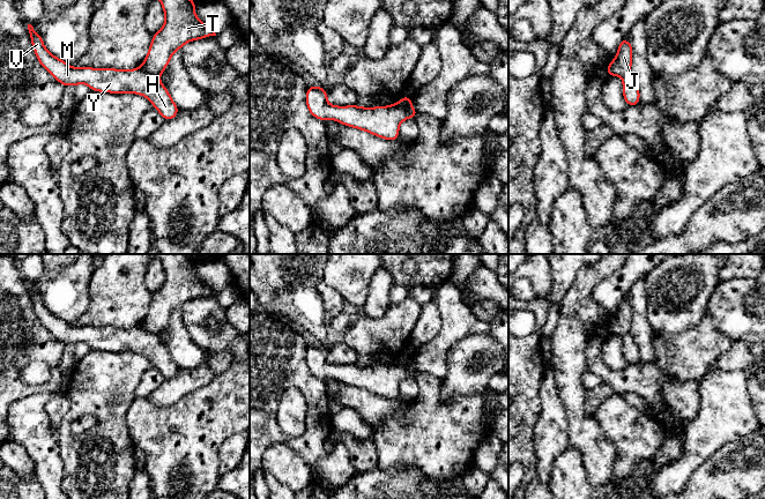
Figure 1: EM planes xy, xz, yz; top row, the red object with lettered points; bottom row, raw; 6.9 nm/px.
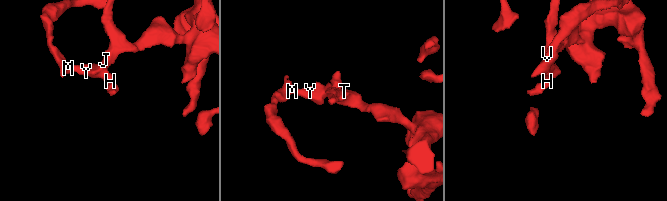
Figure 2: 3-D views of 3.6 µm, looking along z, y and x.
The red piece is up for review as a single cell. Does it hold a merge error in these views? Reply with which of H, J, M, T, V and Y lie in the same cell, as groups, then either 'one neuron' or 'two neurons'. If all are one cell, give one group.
H M V Y / J T | two neurons

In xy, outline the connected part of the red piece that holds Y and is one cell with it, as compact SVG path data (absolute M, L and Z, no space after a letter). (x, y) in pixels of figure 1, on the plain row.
M28 283L28 289L38 320L65 345L86 342L92 350L142 353L153 362L164 379L171 379L177 374L179 368L158 334L149 334L141 326L132 329L74 327L45 307L42 296L31 283Z

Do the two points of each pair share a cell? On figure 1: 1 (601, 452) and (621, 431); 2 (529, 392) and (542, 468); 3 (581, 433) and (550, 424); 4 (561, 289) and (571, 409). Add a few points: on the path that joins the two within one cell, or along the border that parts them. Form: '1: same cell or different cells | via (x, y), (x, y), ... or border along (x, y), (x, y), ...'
1: different cells | border along (595, 418), (615, 448), (613, 468)
2: different cells | border along (540, 397), (541, 412), (534, 426), (535, 452)
3: different cells | border along (562, 403), (566, 416), (569, 445)
4: different cells | border along (576, 276), (572, 285), (558, 305)

